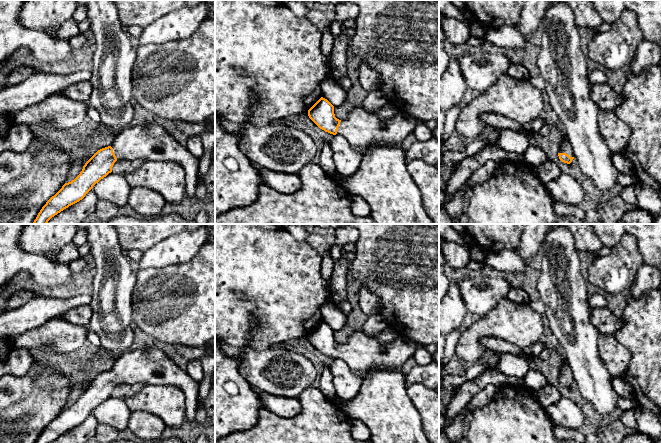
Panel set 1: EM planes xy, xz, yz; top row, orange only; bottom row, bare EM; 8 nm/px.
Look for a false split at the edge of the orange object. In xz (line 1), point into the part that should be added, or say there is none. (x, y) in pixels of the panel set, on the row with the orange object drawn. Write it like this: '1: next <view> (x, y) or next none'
1: next xz (362, 130)

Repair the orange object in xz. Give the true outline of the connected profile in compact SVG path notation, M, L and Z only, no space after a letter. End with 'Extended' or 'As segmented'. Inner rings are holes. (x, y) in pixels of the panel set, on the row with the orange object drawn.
M323 97L308 110L308 116L320 129L344 136L362 153L374 144L401 144L417 125L417 119L408 114L399 112L382 119L369 114L362 106L352 109L345 120L339 120L335 117L334 106Z. Extended

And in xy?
M143 123L123 129L108 147L98 150L80 174L46 202L33 224L47 224L52 217L82 200L96 183L112 172L117 160L135 159L166 160L181 165L186 173L186 193L195 197L199 159L162 125Z. Extended

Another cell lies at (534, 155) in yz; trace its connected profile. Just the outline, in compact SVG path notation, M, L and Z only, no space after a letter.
M535 141L530 143L522 156L524 161L534 168L540 167L548 160L542 145Z

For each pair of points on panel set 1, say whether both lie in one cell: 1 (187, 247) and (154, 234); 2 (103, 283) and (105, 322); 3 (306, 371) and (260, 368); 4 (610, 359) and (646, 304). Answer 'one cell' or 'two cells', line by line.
1: two cells
2: one cell
3: one cell
4: two cells

